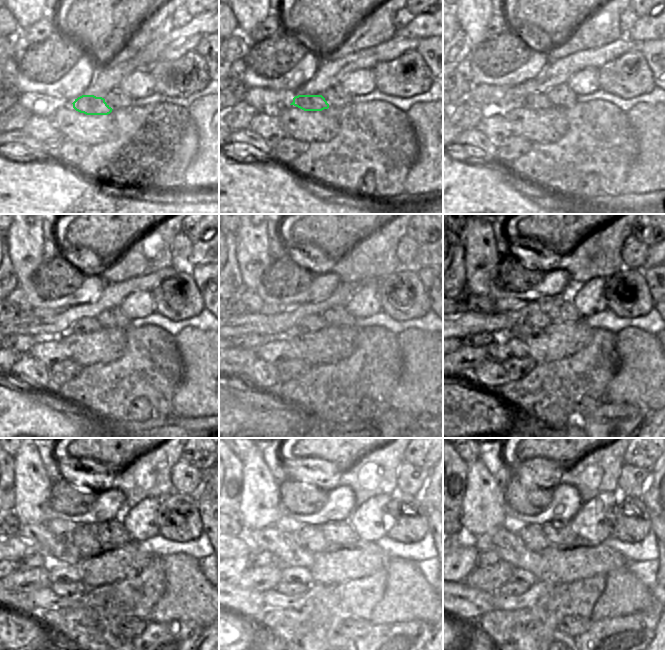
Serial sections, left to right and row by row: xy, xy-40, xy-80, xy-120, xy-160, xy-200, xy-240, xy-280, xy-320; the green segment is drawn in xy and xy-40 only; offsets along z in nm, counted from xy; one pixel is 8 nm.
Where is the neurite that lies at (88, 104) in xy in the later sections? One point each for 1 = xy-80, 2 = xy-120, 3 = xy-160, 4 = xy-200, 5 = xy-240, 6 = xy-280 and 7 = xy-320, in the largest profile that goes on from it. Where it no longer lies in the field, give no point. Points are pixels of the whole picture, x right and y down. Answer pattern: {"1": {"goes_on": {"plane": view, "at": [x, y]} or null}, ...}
{"1": {"goes_on": {"plane": "xy-80", "at": [535, 100]}}, "2": {"goes_on": {"plane": "xy-120", "at": [87, 324]}}, "3": {"goes_on": {"plane": "xy-160", "at": [311, 323]}}, "4": {"goes_on": {"plane": "xy-200", "at": [533, 319]}}, "5": {"goes_on": {"plane": "xy-240", "at": [83, 537]}}, "6": {"goes_on": {"plane": "xy-280", "at": [310, 537]}}, "7": {"goes_on": {"plane": "xy-320", "at": [531, 535]}}}

